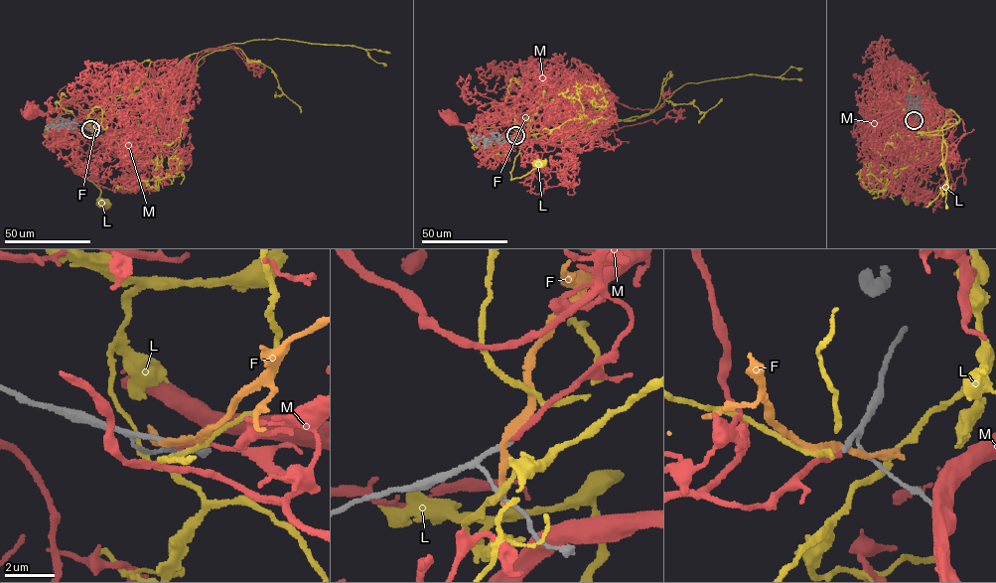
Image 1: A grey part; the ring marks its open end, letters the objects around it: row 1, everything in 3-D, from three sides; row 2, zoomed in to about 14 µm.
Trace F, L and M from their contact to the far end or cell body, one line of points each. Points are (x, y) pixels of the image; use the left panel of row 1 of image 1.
F: (90, 129), (115, 110)
L: (89, 130), (87, 119), (96, 117), (77, 137), (75, 164), (100, 191), (100, 199), (104, 204)
M: (90, 129), (113, 140), (131, 138), (143, 127), (93, 128), (71, 113), (54, 108), (44, 116), (29, 114)

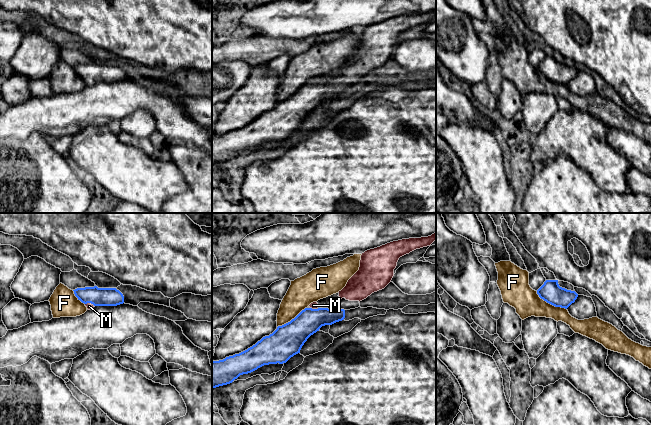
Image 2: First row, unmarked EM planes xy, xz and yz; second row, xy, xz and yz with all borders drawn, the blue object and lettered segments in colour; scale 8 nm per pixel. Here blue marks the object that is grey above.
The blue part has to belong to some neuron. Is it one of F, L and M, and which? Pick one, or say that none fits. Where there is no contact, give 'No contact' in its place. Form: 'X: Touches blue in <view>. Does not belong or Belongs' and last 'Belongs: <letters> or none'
F: Touches blue in yz. Does not belong
L: No contact. Does not belong
M: Touches blue in xy. Belongs
Belongs: M

